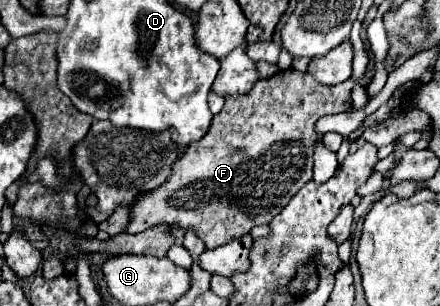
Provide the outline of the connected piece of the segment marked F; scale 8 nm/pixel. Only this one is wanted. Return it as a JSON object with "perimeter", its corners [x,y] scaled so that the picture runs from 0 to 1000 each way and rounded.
{"perimeter":[[[655,225],[614,258],[591,258],[559,310],[518,317],[505,363],[486,376],[473,435],[441,461],[423,487],[418,513],[400,526],[386,592],[364,618],[309,650],[309,663],[295,676],[295,729],[286,761],[323,761],[359,729],[382,729],[391,742],[441,748],[464,788],[468,814],[491,814],[568,761],[568,748],[582,735],[614,729],[614,709],[632,703],[632,690],[641,690],[641,676],[650,676],[650,663],[677,631],[677,618],[709,585],[714,474],[732,454],[714,422],[718,395],[736,376],[786,363],[800,337],[795,304],[805,271],[836,284],[845,258],[850,252],[836,245],[823,245],[818,258],[795,252],[782,271],[745,284],[718,271],[718,258],[700,239]]]}

